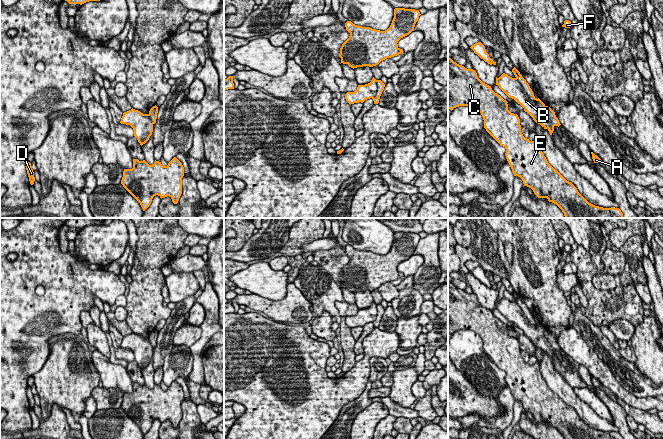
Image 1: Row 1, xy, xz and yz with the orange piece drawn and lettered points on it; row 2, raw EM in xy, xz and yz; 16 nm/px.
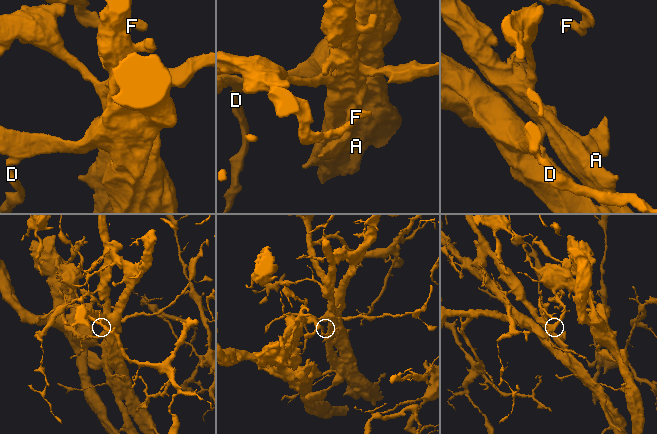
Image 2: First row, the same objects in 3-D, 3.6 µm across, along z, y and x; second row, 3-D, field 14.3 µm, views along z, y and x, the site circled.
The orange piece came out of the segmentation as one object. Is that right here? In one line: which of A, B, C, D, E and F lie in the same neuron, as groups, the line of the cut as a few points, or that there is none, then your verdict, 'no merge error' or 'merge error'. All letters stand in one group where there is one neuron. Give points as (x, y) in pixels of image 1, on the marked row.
A B / C D E F | xz (383, 85), (377, 88), (376, 100) | merge error

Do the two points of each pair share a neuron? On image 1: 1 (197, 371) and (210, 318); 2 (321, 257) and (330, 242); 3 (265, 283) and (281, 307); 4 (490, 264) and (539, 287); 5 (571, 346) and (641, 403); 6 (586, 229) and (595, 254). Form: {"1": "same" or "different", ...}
{"1": "same", "2": "different", "3": "different", "4": "different", "5": "same", "6": "same"}

